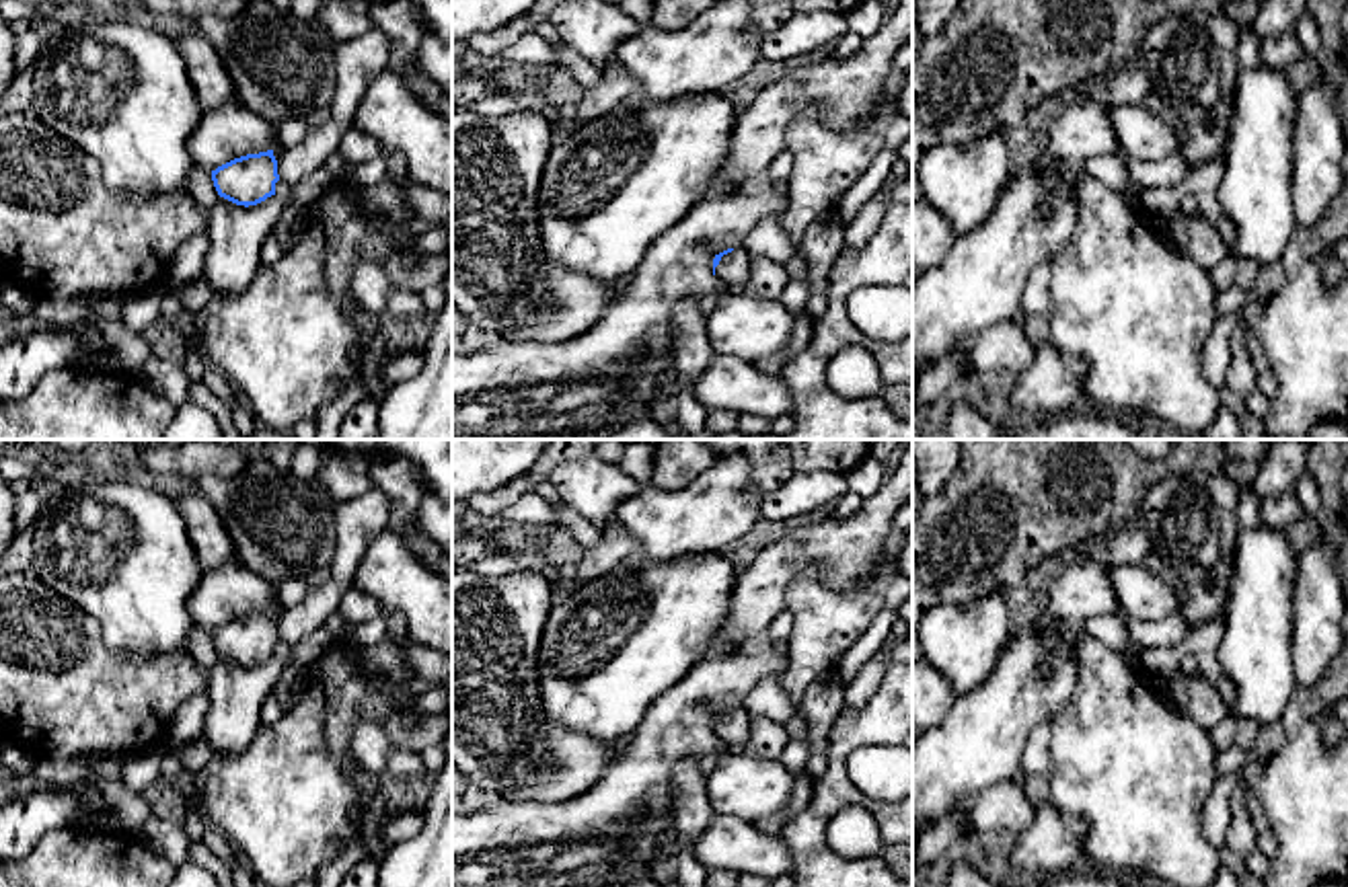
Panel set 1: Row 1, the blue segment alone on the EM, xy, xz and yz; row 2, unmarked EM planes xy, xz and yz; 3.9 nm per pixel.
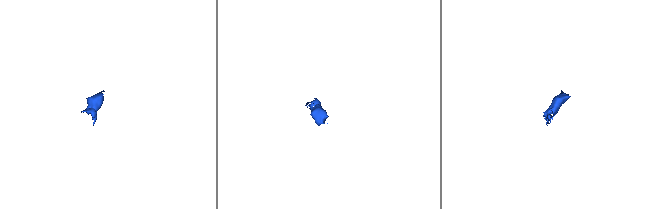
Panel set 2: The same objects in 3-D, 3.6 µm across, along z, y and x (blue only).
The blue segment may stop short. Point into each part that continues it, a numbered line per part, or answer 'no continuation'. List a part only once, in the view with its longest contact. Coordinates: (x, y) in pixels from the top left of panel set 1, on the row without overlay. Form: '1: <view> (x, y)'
1: xz (734, 727)

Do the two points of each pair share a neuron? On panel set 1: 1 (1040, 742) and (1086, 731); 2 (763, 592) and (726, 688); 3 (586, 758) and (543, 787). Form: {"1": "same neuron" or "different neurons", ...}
{"1": "different neurons", "2": "different neurons", "3": "same neuron"}

